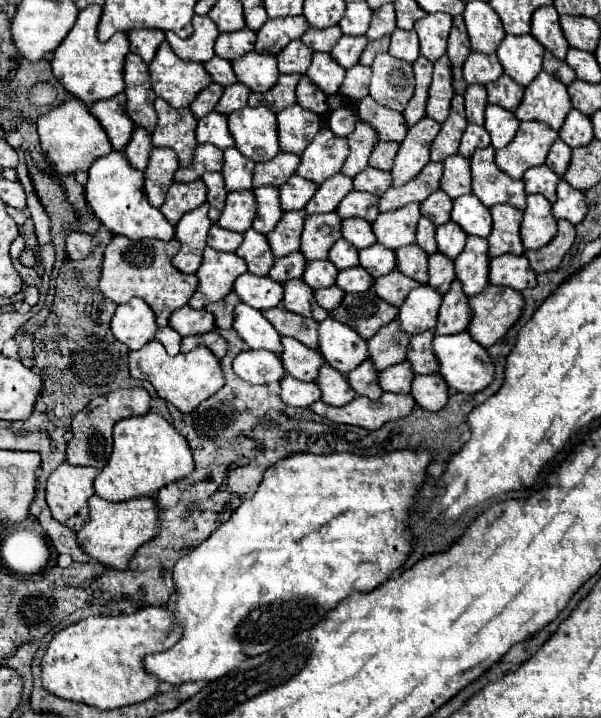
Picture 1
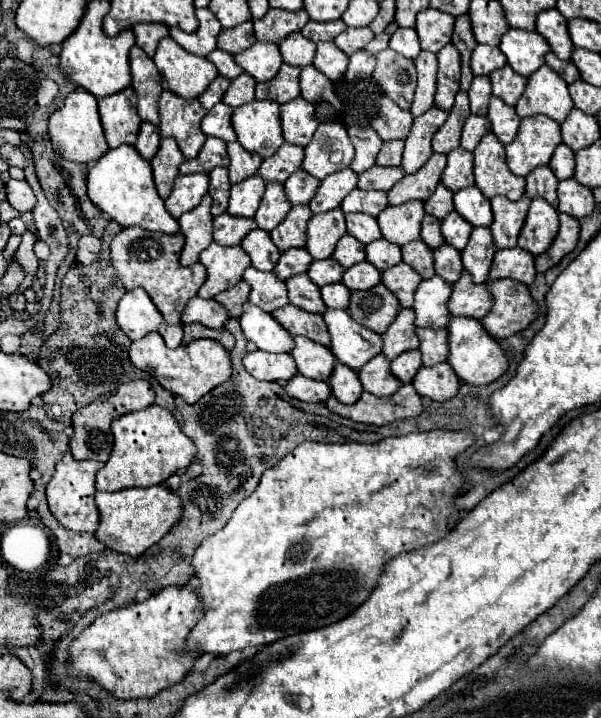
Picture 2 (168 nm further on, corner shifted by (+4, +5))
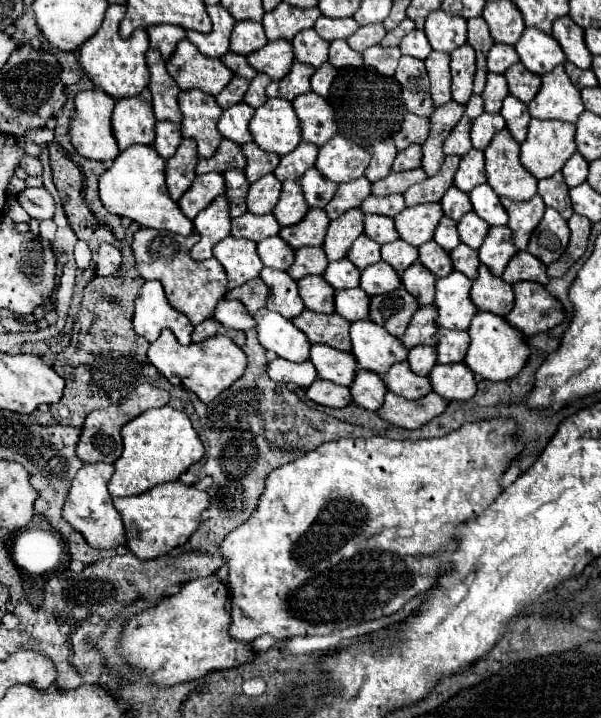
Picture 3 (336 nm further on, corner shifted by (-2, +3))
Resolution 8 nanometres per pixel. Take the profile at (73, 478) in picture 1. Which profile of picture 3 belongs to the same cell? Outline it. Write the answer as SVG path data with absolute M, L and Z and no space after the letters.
M111 463L83 465L73 477L67 501L63 505L63 519L75 531L79 531L85 537L85 541L95 549L115 549L125 543L125 529L121 515L115 511L111 503L111 495L107 493L107 481L111 479L111 475L113 475Z

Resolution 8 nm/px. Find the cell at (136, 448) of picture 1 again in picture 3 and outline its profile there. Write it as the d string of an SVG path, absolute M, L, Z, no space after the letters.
M169 405L141 413L121 429L121 435L123 453L115 461L115 473L107 485L111 497L131 497L145 493L159 483L177 481L179 475L185 473L193 463L201 461L205 453L203 443L191 427L189 417Z

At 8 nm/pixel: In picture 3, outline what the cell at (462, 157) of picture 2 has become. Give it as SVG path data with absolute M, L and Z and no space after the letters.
M471 149L469 153L465 153L461 157L461 163L459 163L459 169L455 173L455 179L453 179L453 185L465 193L469 193L473 187L485 183L487 177L485 177L485 157L483 157L483 151L477 151L477 149Z

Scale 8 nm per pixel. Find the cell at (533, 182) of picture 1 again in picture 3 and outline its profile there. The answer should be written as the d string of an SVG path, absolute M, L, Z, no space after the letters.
M555 173L555 175L547 177L547 179L541 179L537 193L545 201L545 205L557 209L563 219L569 219L573 215L571 199L569 199L569 187L565 185L561 173Z

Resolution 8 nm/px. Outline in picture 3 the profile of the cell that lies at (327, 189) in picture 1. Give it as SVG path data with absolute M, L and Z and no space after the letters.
M365 177L347 181L347 183L339 183L337 193L333 195L333 199L327 203L325 213L329 219L337 219L343 211L359 207L361 201L371 193L371 183Z

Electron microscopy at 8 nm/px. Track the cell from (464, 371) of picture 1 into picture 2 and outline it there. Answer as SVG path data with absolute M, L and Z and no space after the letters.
M453 317L449 325L449 365L455 369L461 381L469 385L489 385L491 381L499 379L507 367L509 361L505 357L505 351L501 345L485 331L481 321L471 321L471 317Z

